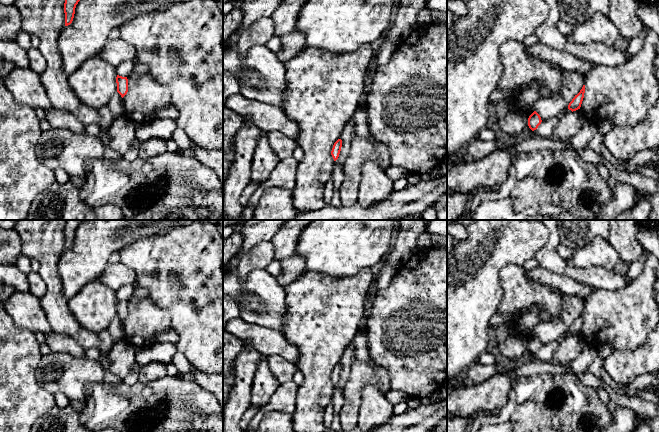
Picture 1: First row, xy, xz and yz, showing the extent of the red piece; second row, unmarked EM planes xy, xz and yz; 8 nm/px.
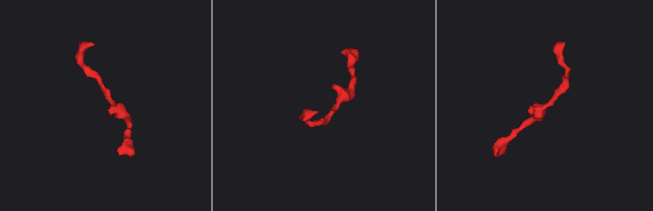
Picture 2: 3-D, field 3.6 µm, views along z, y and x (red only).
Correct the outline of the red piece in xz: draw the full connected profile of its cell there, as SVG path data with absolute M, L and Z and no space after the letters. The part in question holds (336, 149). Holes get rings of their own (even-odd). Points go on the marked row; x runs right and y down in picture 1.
M338 139L334 143L332 151L331 151L331 155L332 155L333 159L334 159L334 161L336 161L338 159L340 151L341 151L341 147L342 147L342 140Z

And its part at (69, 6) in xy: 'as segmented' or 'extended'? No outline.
as segmented

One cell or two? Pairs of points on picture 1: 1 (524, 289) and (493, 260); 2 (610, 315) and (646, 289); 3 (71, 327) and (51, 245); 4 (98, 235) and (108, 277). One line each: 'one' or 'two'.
1: two
2: one
3: one
4: two

